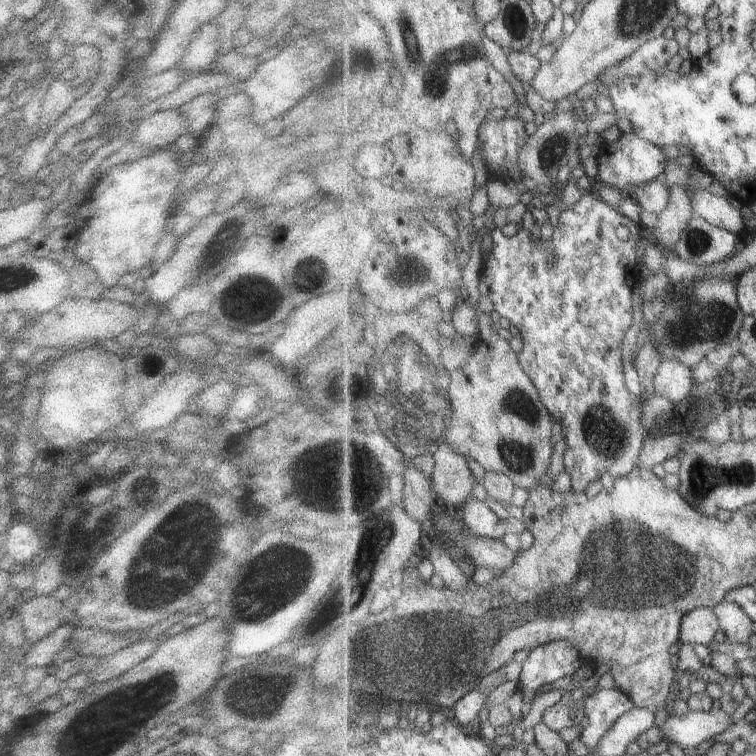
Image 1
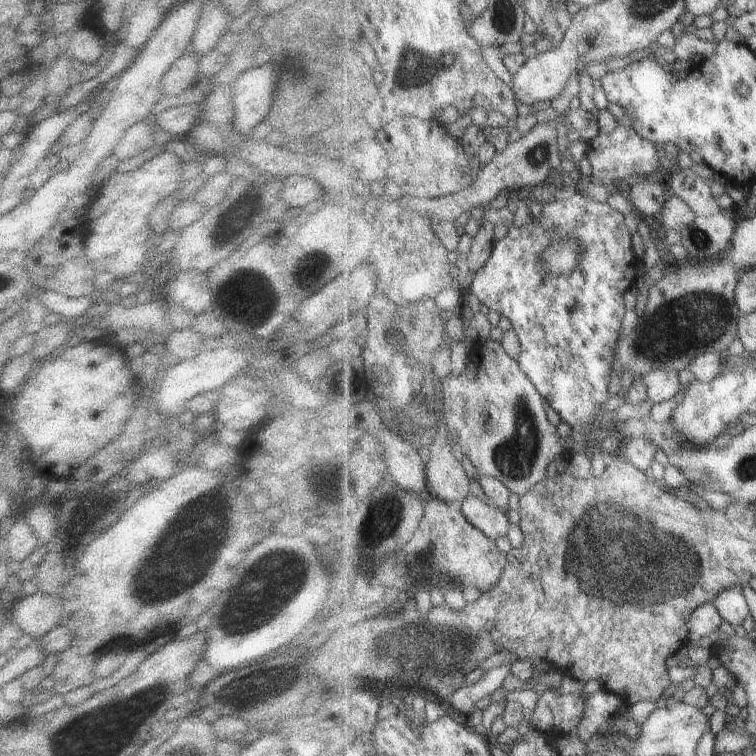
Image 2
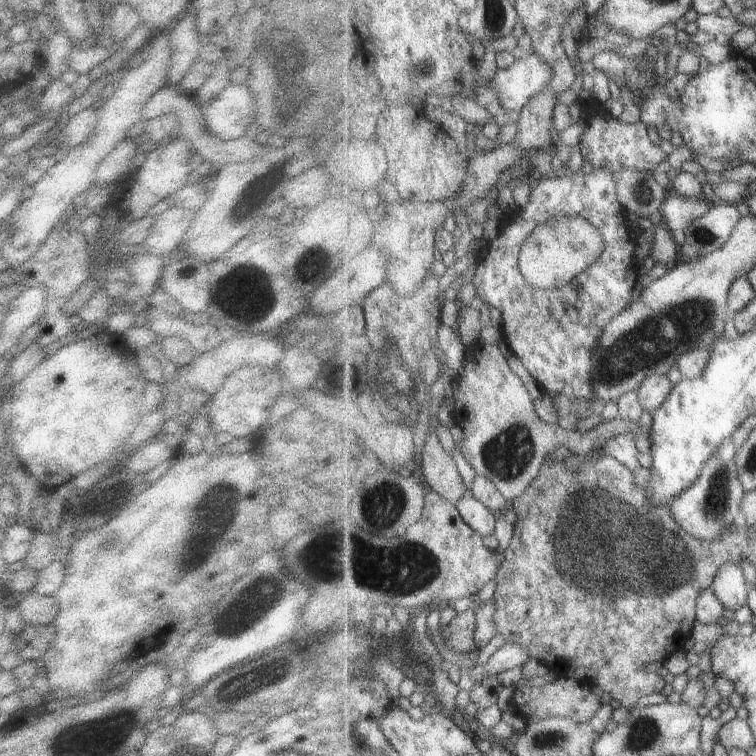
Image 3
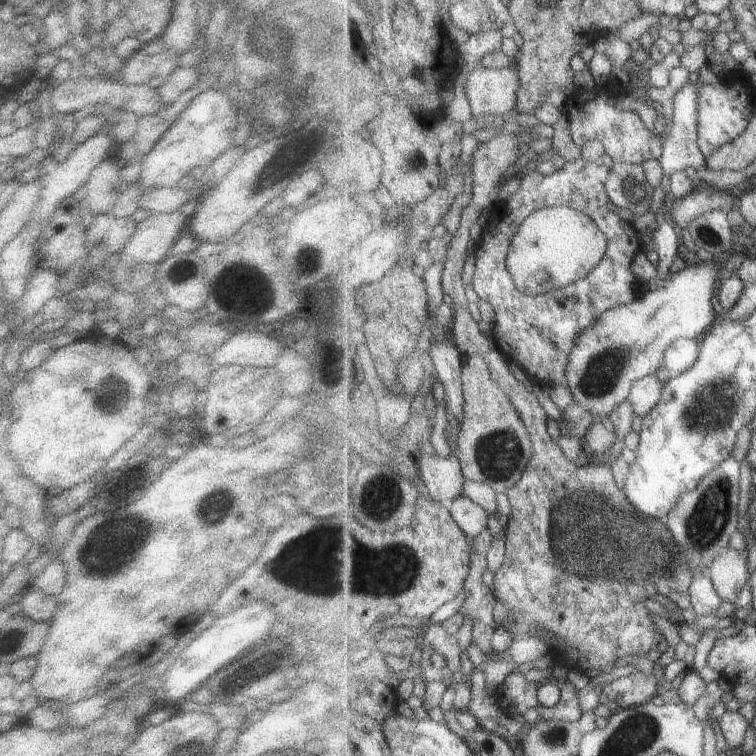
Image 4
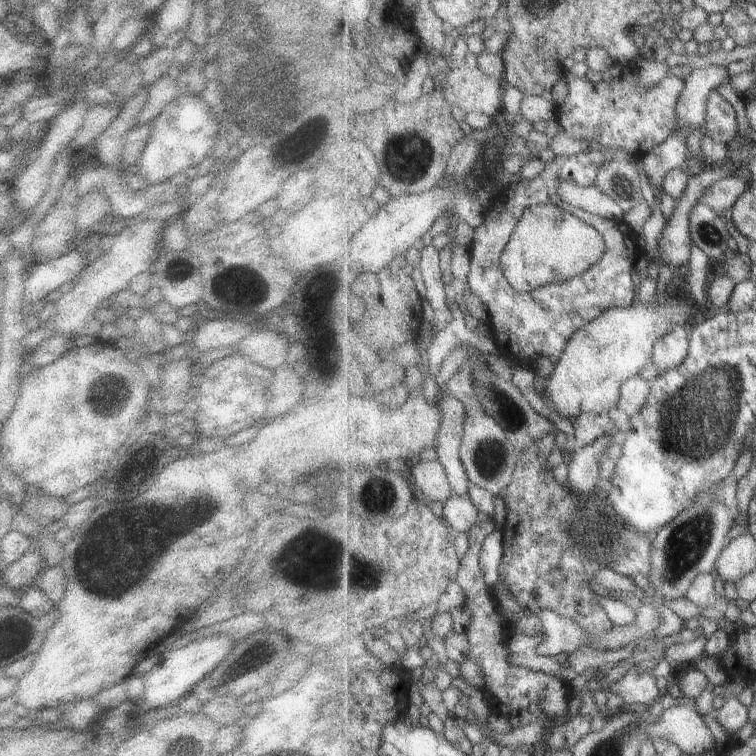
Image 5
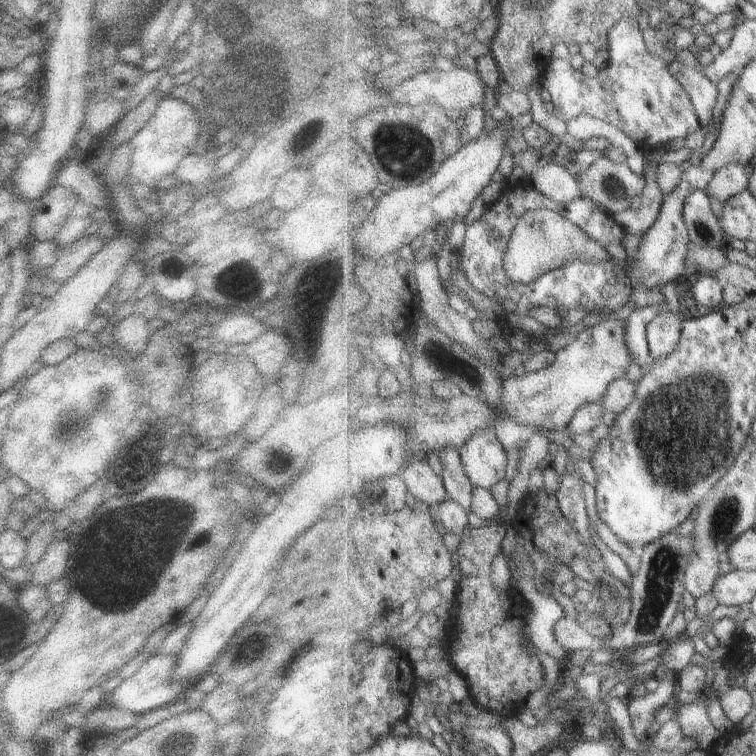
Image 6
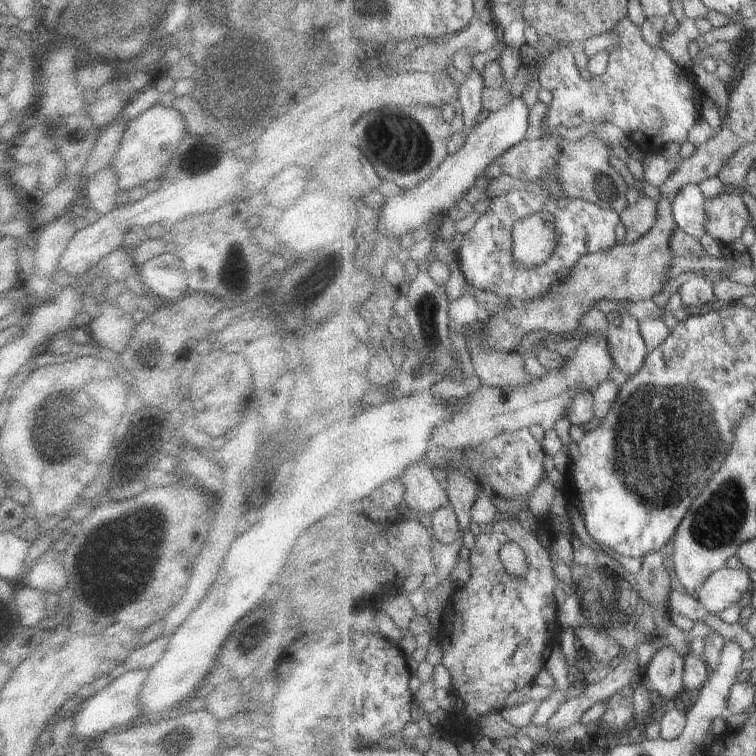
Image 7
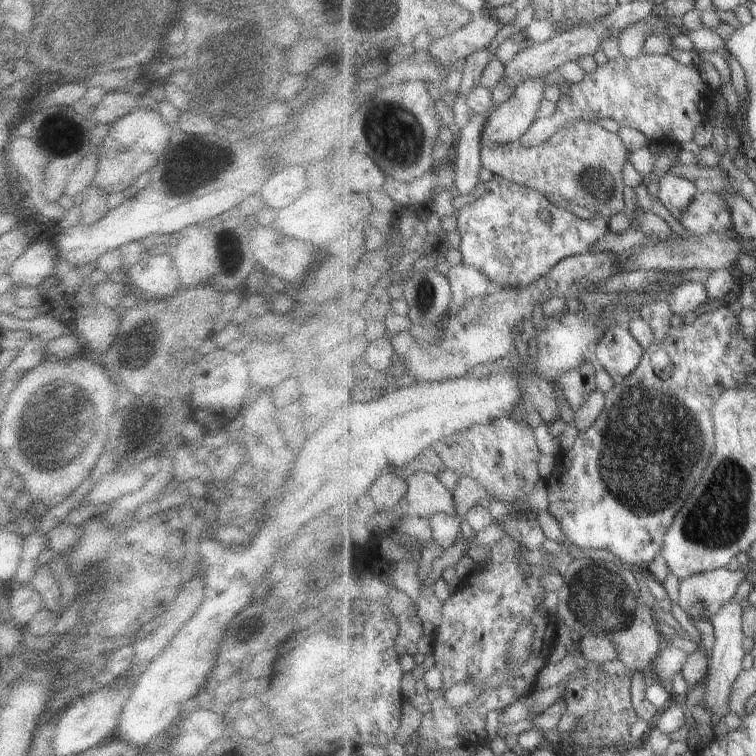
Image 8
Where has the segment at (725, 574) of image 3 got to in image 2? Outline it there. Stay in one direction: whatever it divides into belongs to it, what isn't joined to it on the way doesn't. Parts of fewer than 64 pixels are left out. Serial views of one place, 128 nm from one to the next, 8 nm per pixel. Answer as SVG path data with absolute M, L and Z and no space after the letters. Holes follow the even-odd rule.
M740 585L724 589L714 601L720 616L732 626L741 625L745 616L750 614L750 607Z

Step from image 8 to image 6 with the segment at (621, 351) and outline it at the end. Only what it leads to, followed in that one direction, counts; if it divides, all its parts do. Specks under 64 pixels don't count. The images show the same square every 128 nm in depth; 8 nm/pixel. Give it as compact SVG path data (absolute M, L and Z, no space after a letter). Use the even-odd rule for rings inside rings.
M650 304L635 309L628 318L625 318L627 326L627 346L631 348L631 354L635 356L635 364L645 367L647 358L650 358L650 347L646 338L647 326L662 313L660 304Z

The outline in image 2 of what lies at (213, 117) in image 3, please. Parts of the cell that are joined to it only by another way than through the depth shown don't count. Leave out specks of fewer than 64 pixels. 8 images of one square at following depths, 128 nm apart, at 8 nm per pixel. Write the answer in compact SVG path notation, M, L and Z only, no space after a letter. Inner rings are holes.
M263 64L259 68L247 70L231 85L233 98L233 130L239 134L249 134L271 108L273 96L273 68Z

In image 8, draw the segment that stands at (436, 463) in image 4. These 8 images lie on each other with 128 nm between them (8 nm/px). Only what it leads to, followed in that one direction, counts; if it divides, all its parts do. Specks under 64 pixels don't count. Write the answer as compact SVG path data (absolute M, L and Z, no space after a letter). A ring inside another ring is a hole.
M416 471L405 475L405 479L408 484L405 498L395 508L384 512L386 529L396 528L398 521L405 516L428 519L442 511L449 514L455 513L453 491L447 490L435 474Z

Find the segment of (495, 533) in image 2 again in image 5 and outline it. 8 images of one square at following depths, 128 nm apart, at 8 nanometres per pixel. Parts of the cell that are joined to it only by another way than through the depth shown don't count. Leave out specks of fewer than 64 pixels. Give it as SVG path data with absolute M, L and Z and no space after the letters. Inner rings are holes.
M452 496L443 507L442 516L455 533L467 533L478 523L479 512L468 496Z

